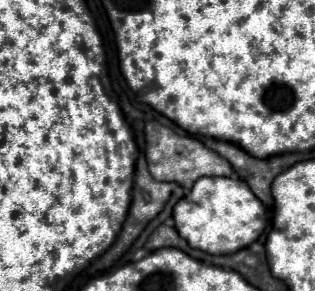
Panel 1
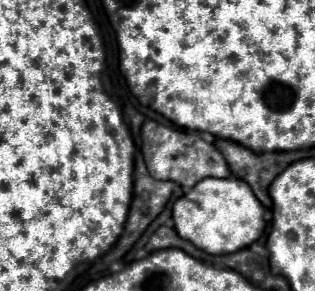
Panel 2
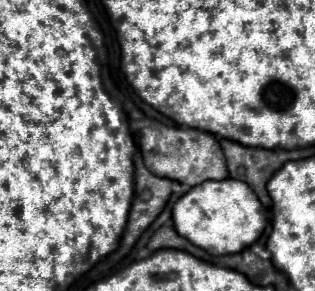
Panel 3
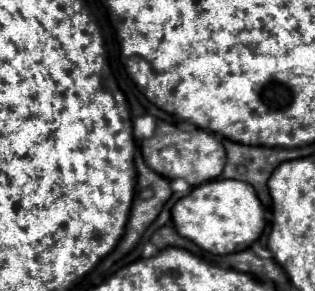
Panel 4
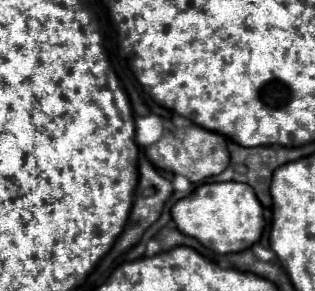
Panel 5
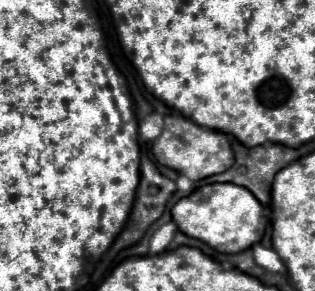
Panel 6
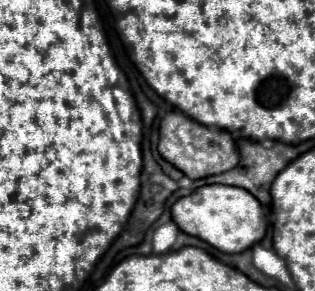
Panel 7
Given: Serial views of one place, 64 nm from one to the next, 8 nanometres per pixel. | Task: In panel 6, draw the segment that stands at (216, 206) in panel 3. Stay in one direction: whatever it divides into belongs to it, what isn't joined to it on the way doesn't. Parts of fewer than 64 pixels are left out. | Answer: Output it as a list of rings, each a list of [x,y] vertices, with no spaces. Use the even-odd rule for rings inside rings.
[[[206,184],[196,188],[190,196],[176,202],[172,208],[172,220],[180,232],[206,242],[224,254],[248,250],[262,240],[266,228],[266,222],[262,222],[262,204],[248,188],[236,184]]]

